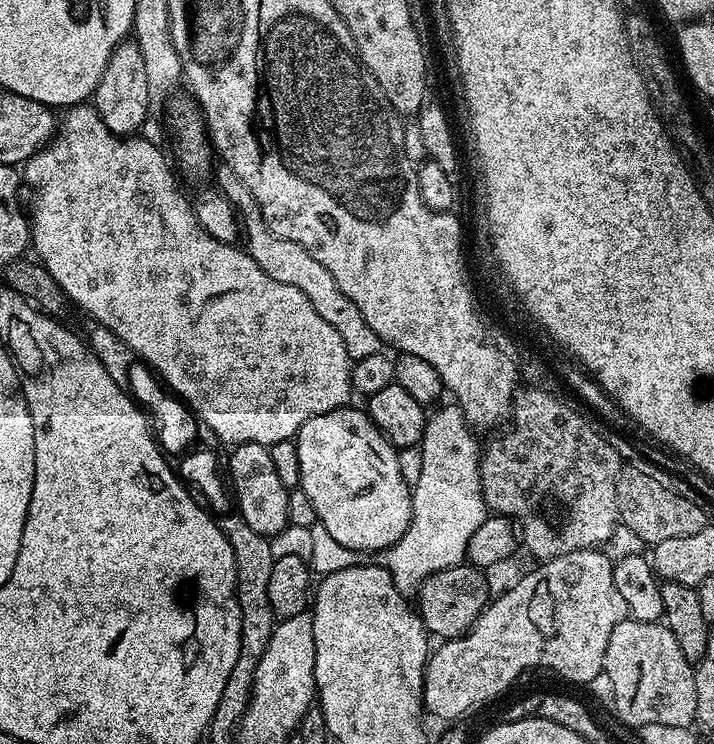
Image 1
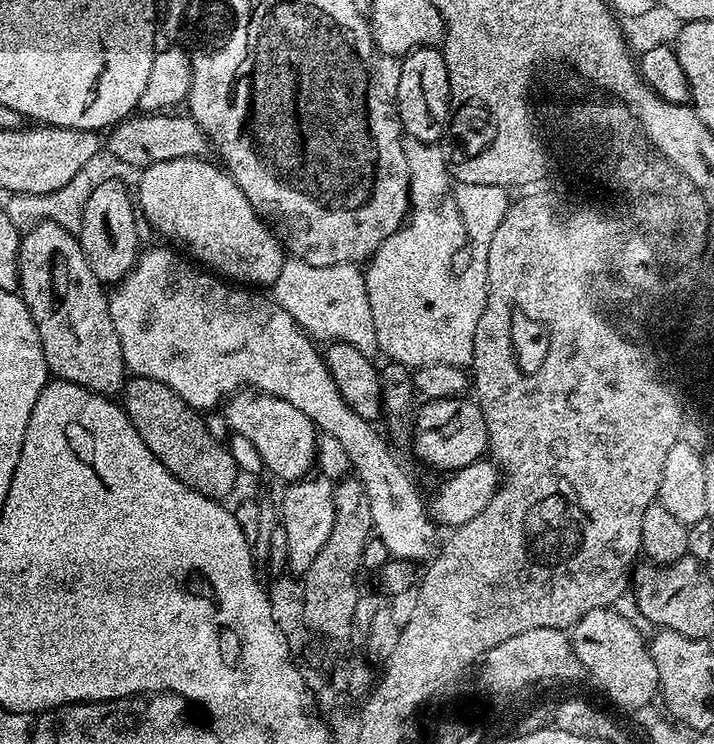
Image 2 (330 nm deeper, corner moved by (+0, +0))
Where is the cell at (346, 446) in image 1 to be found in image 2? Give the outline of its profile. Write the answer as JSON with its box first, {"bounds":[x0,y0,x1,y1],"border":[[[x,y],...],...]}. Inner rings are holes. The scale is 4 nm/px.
{"bounds":[222,390,318,482],"border":[[[241,390],[223,405],[222,411],[229,429],[256,447],[258,454],[262,454],[265,469],[278,479],[283,482],[303,480],[313,471],[317,463],[318,429],[290,402],[265,392]]]}

